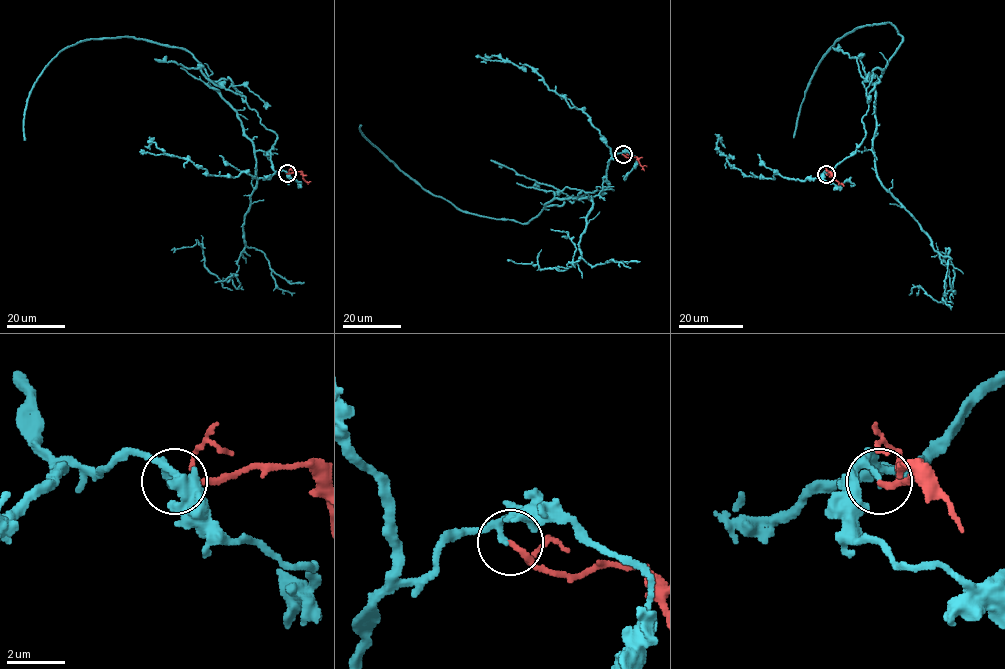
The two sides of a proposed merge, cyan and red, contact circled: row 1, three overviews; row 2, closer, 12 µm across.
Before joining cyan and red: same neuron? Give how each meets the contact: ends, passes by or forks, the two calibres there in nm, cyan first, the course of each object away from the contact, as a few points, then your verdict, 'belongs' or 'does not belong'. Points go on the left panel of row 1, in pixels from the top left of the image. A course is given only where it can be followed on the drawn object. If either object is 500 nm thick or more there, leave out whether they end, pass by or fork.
cyan passes by; red passes by; calibres 150 and 140 nm; course cyan (287, 172), (255, 150), (190, 53), (132, 37), (63, 48), (27, 99), (25, 140); course red (287, 173), (300, 172), (307, 183), (310, 181); does not belong

